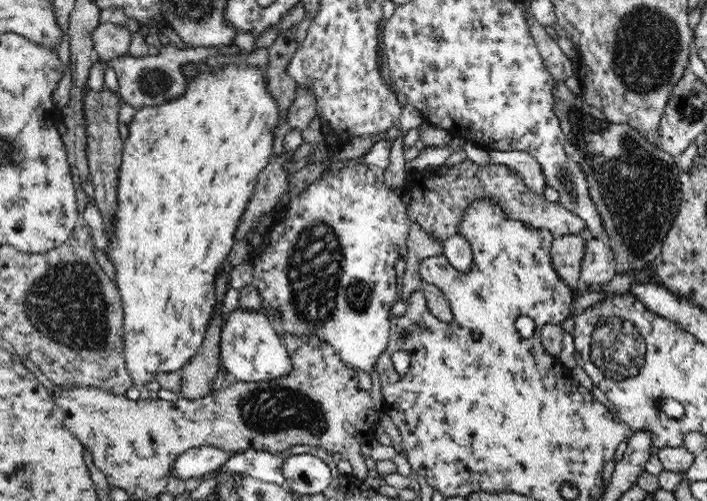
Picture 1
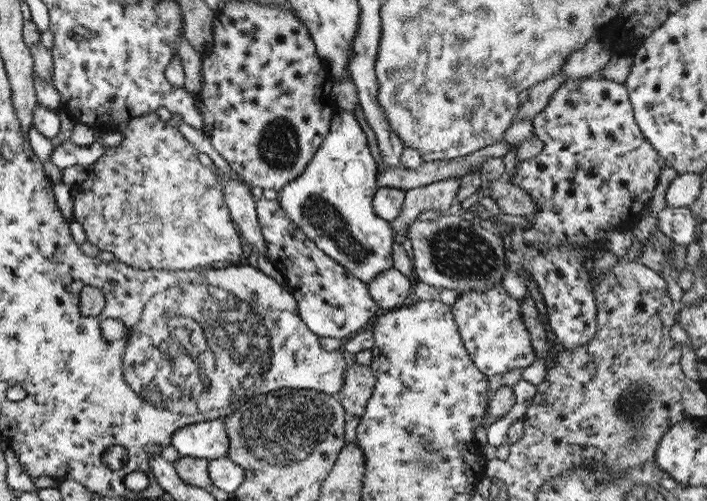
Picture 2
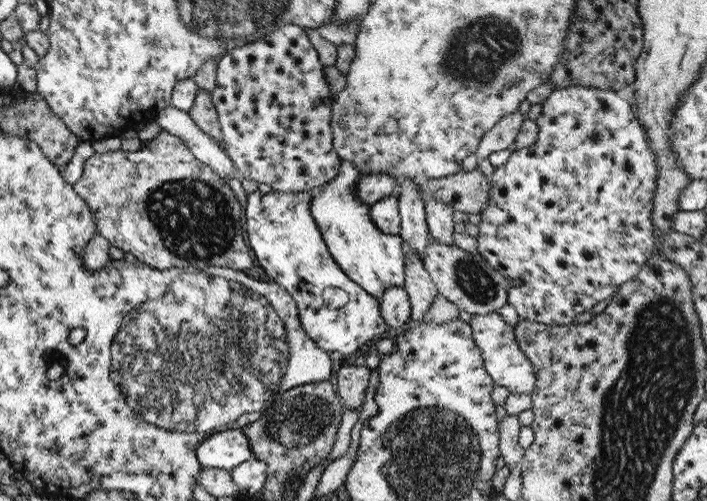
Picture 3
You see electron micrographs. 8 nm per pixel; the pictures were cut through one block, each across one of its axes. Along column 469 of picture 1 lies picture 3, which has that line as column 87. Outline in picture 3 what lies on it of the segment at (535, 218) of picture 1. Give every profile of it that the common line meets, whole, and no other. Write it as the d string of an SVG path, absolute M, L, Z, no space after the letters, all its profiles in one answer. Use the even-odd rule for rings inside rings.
M166 130L142 142L134 152L94 153L85 159L82 176L72 190L93 214L95 232L110 246L133 255L138 262L159 270L168 268L227 267L245 270L252 266L250 249L245 242L242 206L233 191L202 162L191 155L186 144Z

